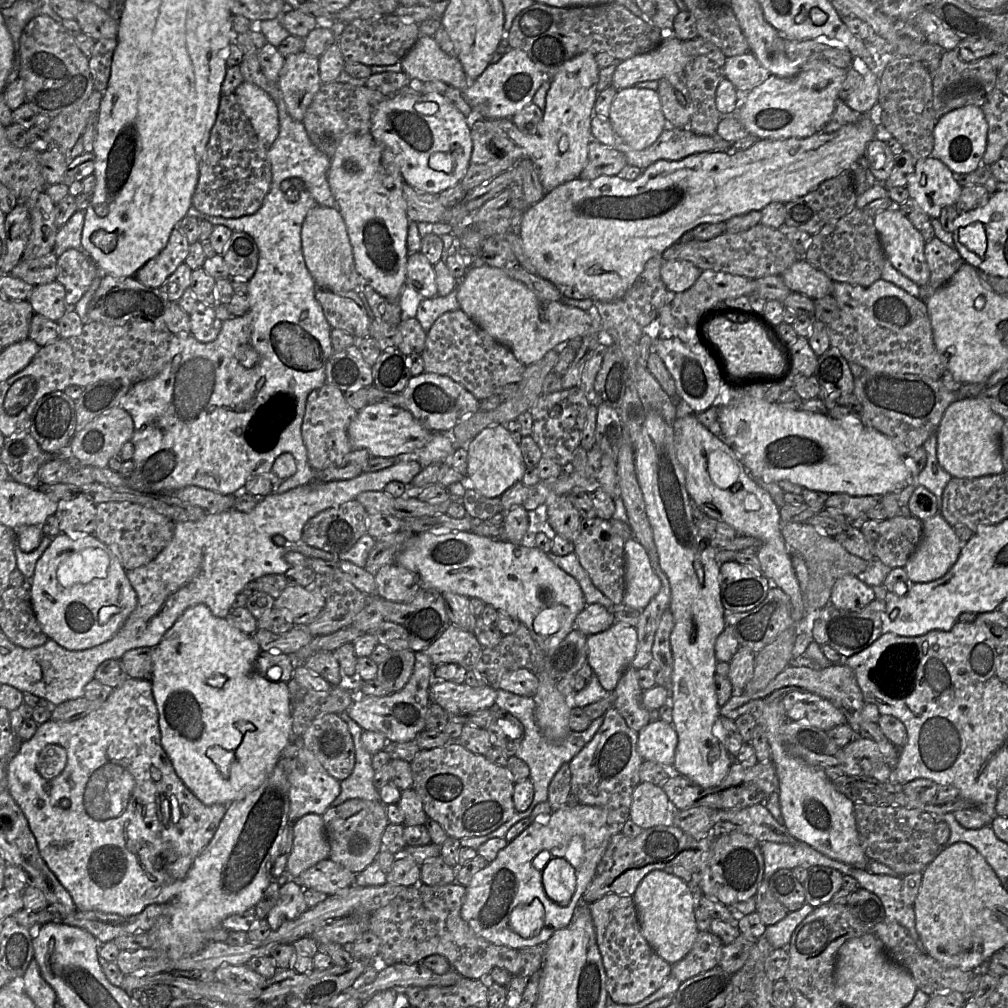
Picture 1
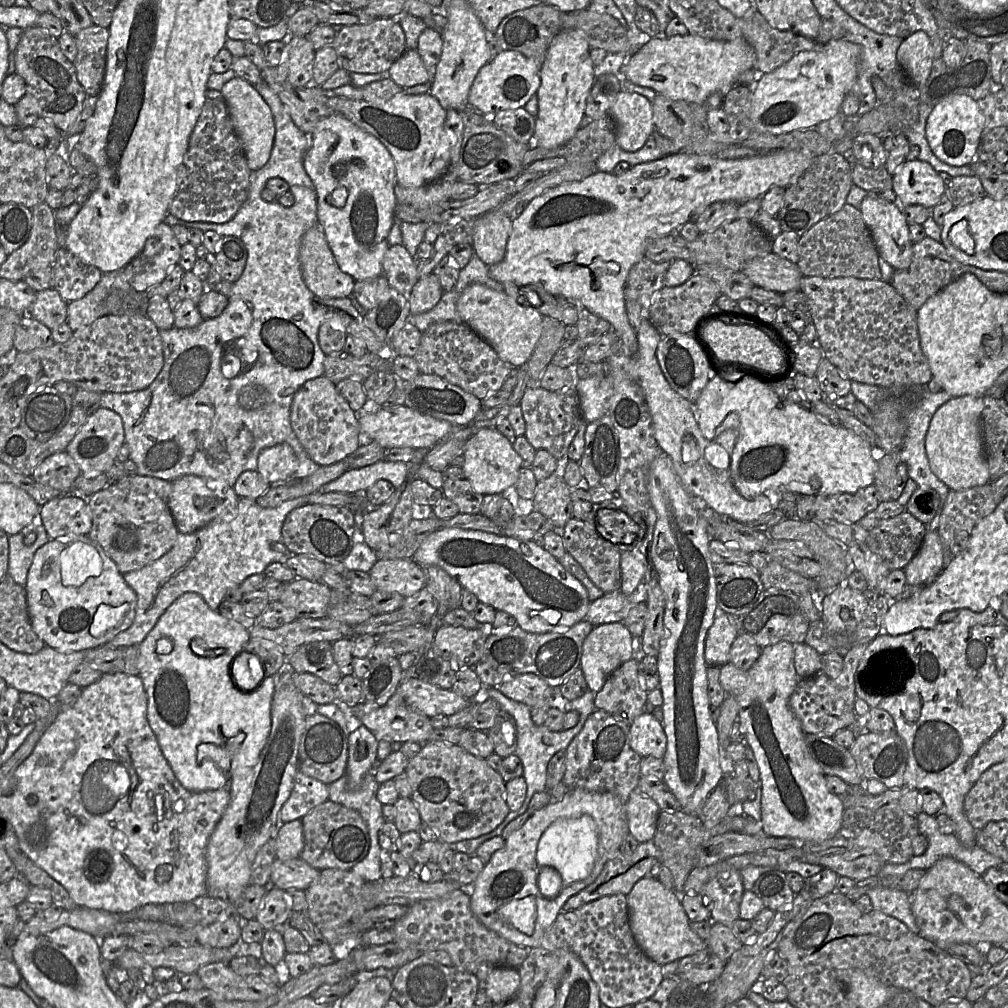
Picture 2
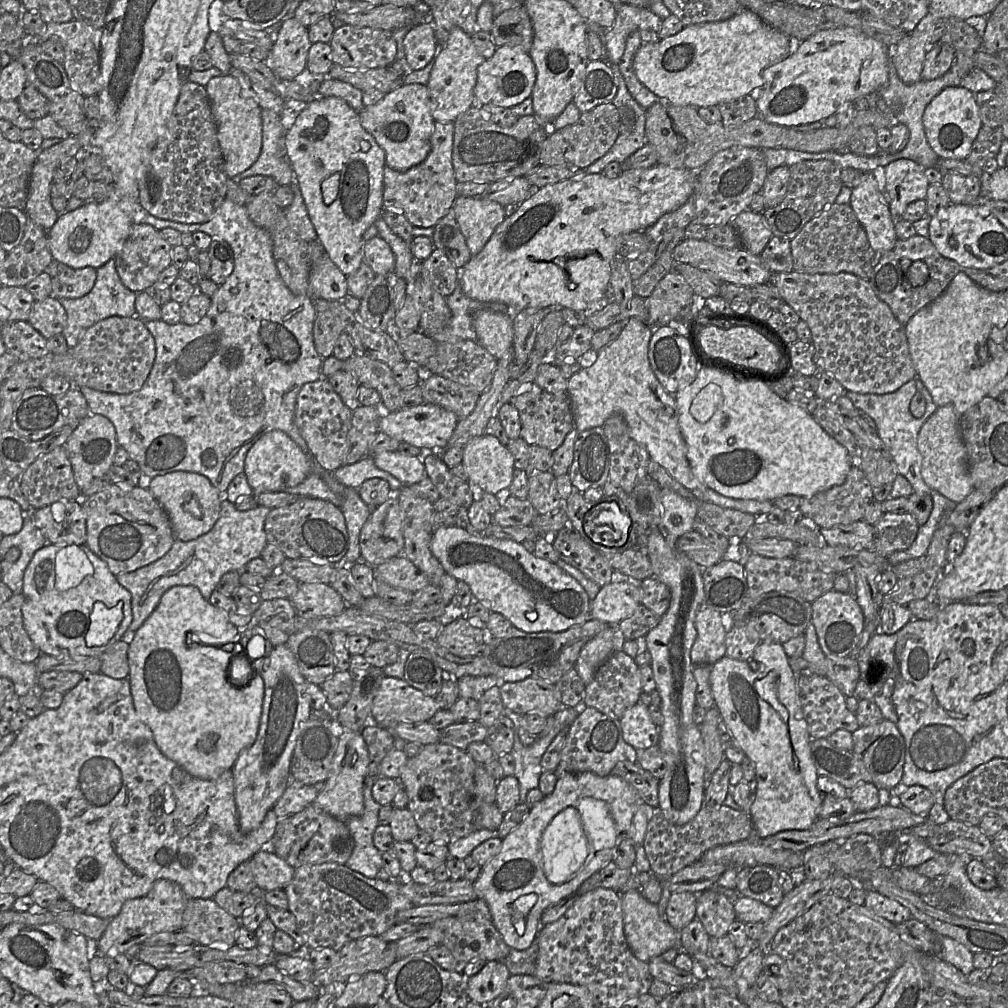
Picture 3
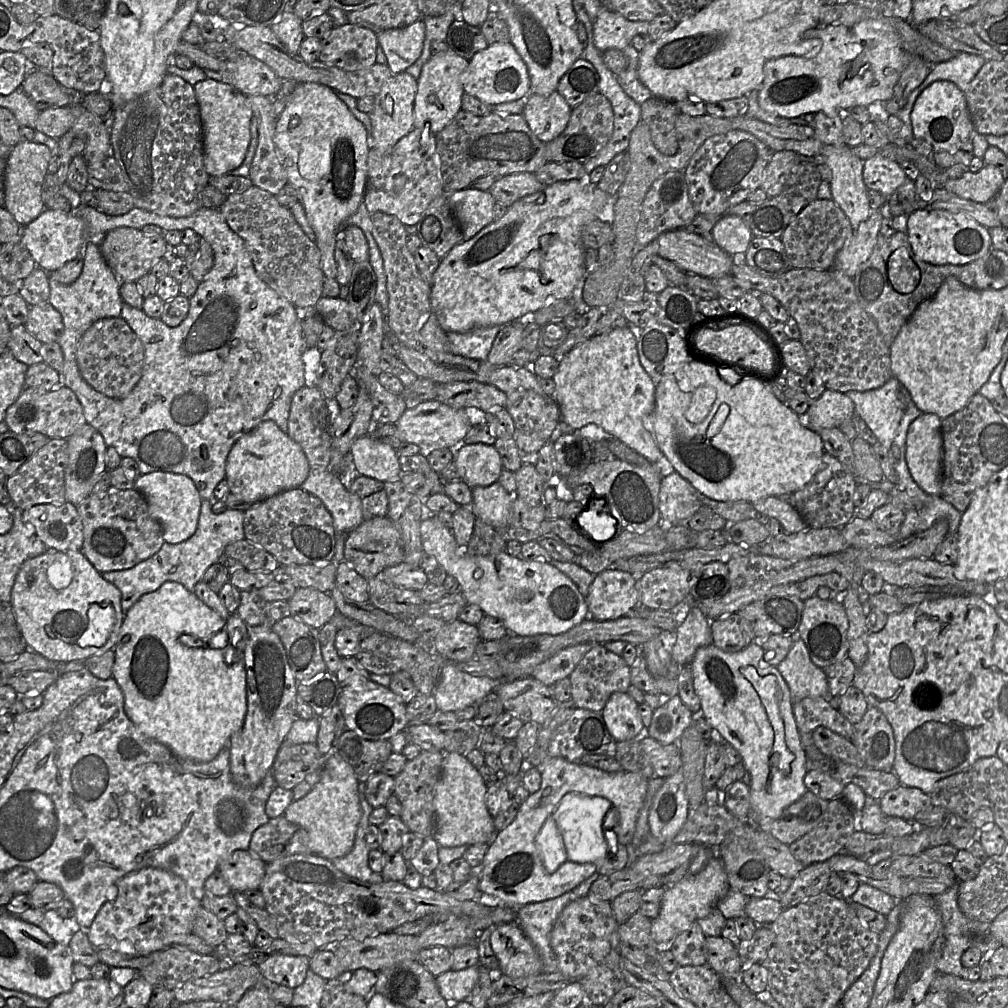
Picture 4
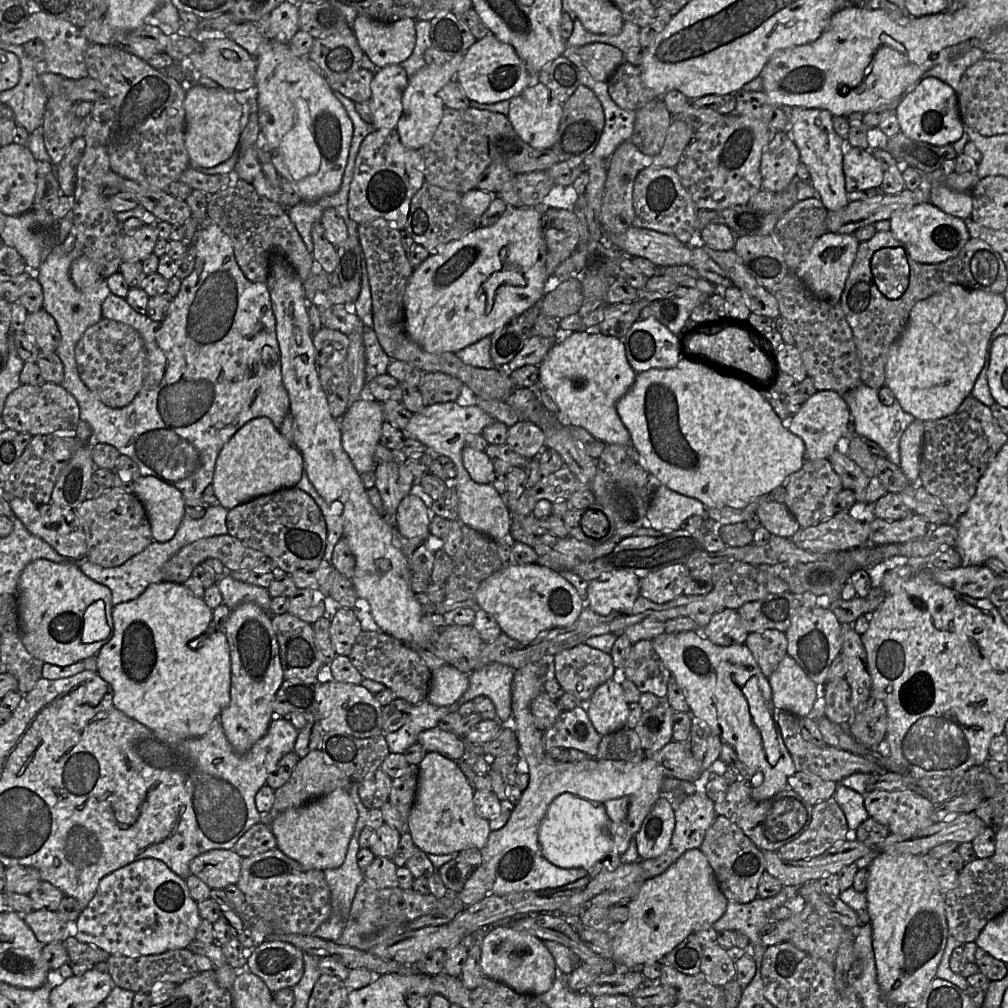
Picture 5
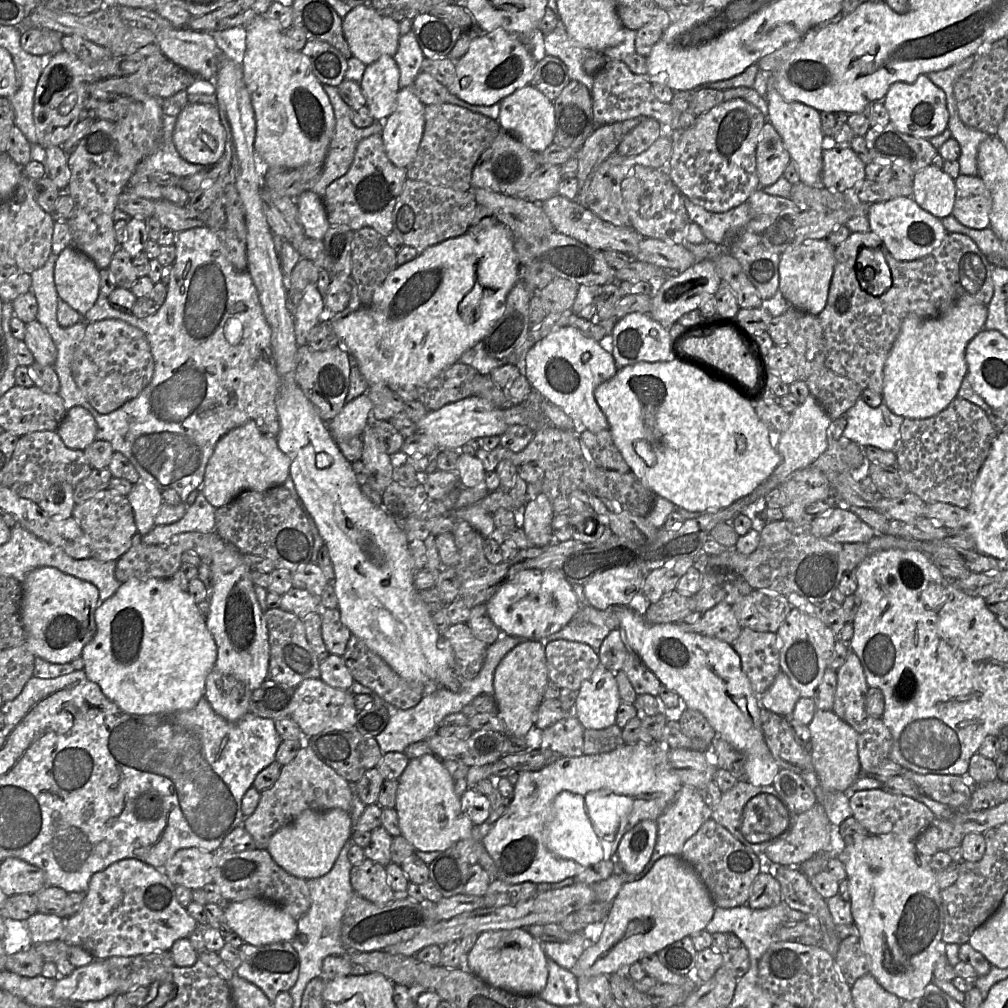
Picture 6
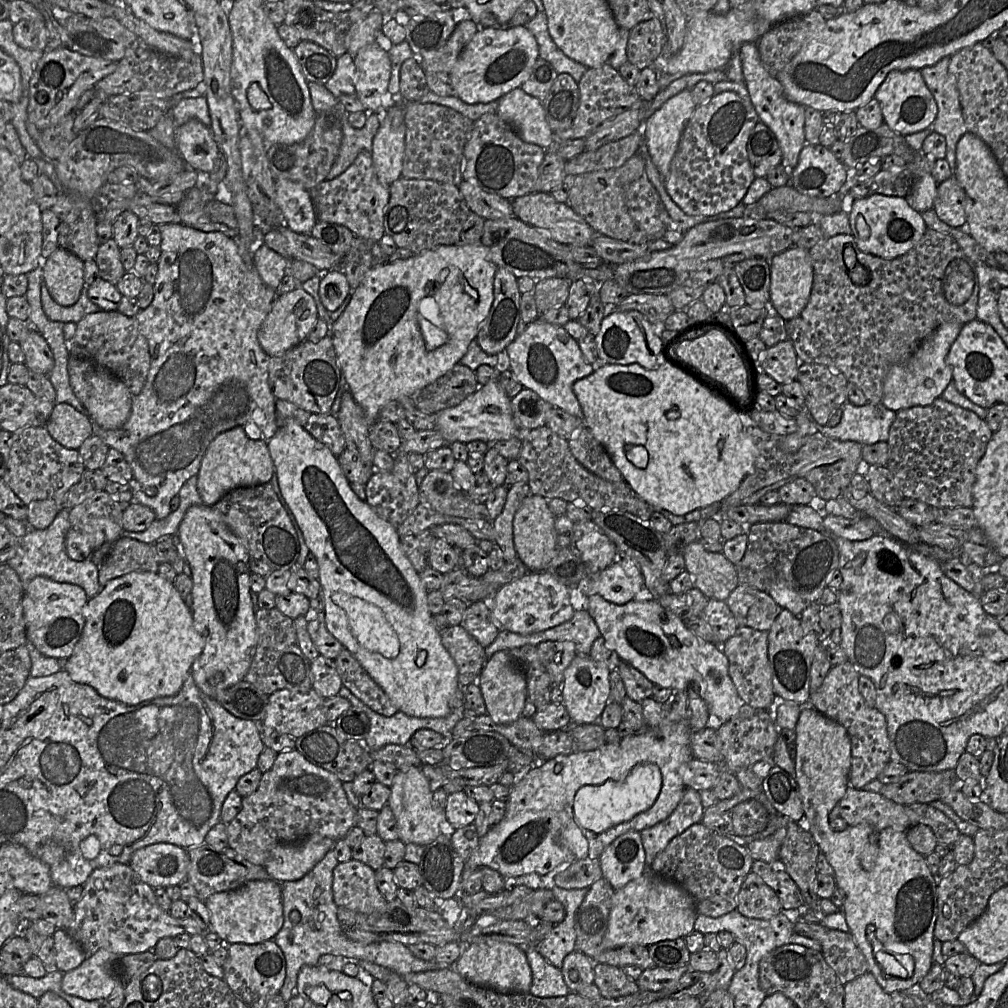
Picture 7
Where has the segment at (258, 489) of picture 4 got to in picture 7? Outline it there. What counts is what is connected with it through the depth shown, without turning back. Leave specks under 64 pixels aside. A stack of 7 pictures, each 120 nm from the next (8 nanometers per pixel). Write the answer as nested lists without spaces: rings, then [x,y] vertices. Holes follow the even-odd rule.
[[[236,427],[217,436],[209,445],[197,474],[197,487],[203,504],[215,504],[237,488],[268,484],[275,475],[267,442],[247,435],[247,427]]]

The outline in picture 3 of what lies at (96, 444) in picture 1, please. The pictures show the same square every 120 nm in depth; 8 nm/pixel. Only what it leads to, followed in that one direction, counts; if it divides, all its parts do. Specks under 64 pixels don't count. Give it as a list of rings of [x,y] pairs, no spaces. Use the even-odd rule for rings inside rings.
[[[89,414],[75,428],[64,447],[72,466],[75,482],[82,491],[95,480],[107,475],[113,465],[114,456],[119,445],[113,423],[105,416]]]

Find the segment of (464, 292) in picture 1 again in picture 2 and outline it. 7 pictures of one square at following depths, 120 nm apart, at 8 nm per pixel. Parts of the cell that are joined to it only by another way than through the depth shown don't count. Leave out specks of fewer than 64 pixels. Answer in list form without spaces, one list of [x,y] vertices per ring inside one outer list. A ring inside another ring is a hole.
[[[478,283],[463,291],[457,300],[457,311],[463,323],[487,341],[502,361],[515,367],[526,364],[530,359],[545,317],[534,307],[522,306],[506,293]]]

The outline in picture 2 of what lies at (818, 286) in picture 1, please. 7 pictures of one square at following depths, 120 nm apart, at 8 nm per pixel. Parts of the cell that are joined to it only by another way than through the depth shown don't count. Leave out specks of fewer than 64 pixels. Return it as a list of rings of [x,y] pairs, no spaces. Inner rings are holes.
[[[774,253],[755,257],[744,265],[741,272],[751,280],[754,286],[780,294],[799,290],[803,277],[797,263]]]

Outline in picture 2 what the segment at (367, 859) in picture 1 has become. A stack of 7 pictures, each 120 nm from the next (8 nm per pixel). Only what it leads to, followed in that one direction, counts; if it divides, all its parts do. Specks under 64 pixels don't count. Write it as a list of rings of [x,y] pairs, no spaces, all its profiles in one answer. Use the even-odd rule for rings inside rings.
[[[330,800],[314,807],[302,819],[304,848],[300,859],[318,870],[352,870],[368,854],[370,838],[366,823],[354,809]]]

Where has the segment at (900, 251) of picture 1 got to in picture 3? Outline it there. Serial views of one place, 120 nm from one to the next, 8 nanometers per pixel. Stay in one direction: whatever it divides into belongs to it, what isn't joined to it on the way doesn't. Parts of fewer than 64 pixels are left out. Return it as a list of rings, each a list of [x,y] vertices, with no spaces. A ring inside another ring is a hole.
[[[871,172],[864,180],[852,188],[849,205],[866,232],[868,242],[875,253],[893,249],[898,240],[895,233],[895,220],[891,215],[888,198],[882,193],[876,178]]]

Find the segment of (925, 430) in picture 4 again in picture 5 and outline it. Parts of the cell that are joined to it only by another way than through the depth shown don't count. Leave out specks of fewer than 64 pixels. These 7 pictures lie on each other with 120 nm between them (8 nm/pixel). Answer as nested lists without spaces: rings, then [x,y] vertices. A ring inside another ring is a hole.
[[[915,420],[900,438],[900,469],[911,486],[920,486],[919,460],[924,437],[924,422]]]

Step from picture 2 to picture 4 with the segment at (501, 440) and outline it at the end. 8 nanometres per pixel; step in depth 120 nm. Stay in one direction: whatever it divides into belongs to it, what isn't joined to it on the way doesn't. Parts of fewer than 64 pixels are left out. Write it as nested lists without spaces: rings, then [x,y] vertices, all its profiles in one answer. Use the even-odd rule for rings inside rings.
[[[463,443],[454,451],[460,479],[469,487],[489,486],[498,481],[503,466],[493,445]]]

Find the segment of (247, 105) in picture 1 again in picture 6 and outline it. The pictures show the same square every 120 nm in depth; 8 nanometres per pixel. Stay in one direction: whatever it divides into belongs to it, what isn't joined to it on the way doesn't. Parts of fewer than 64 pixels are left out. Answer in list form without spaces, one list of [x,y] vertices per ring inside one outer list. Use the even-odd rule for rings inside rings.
[[[187,104],[177,117],[173,142],[180,156],[189,163],[211,166],[225,153],[226,133],[220,121],[219,110],[211,104]]]

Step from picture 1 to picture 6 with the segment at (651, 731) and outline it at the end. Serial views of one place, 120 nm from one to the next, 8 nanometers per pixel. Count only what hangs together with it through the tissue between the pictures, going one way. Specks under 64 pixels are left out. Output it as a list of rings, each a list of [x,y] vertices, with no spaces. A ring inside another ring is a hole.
[[[600,664],[578,690],[573,714],[585,729],[604,729],[615,724],[621,703],[615,673]]]

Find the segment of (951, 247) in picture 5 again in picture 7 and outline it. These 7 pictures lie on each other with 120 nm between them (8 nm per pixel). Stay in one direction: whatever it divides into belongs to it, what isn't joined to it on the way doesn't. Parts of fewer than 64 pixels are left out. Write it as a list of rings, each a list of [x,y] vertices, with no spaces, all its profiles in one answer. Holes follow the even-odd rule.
[[[874,194],[847,204],[850,205],[851,234],[857,247],[865,253],[886,259],[902,256],[919,242],[928,228],[921,213],[912,208],[905,197]]]

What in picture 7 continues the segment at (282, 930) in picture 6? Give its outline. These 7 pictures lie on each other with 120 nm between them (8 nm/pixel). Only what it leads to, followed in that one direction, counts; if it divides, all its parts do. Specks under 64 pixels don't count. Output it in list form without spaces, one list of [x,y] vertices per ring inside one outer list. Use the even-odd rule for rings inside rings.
[[[273,879],[249,881],[235,890],[212,894],[204,903],[210,913],[211,932],[228,944],[273,940],[283,926],[281,886]]]

